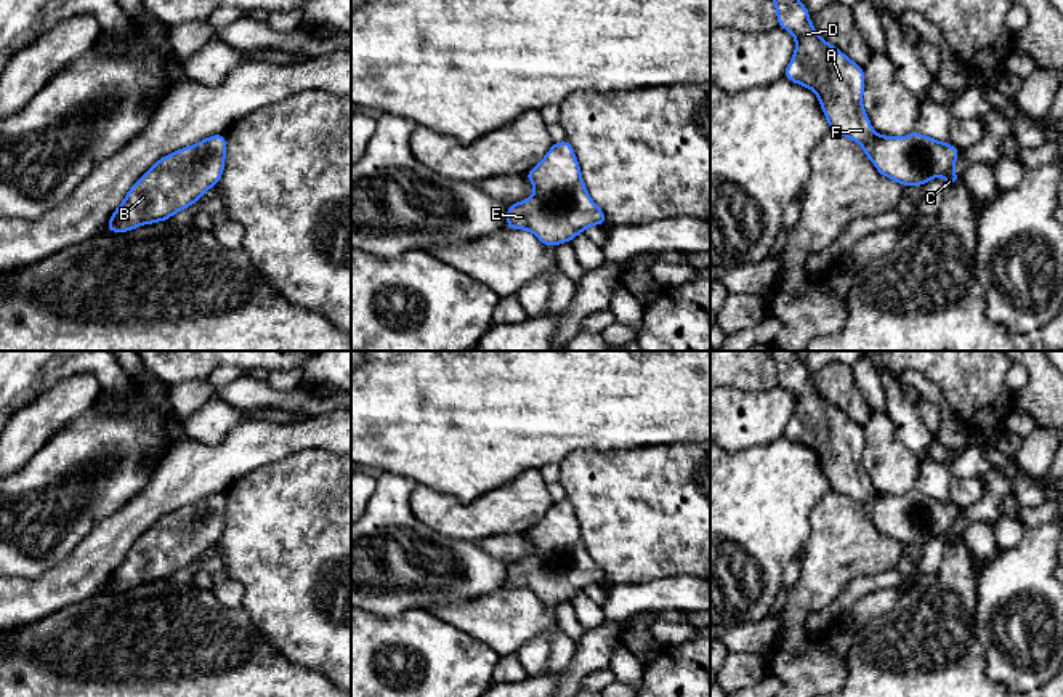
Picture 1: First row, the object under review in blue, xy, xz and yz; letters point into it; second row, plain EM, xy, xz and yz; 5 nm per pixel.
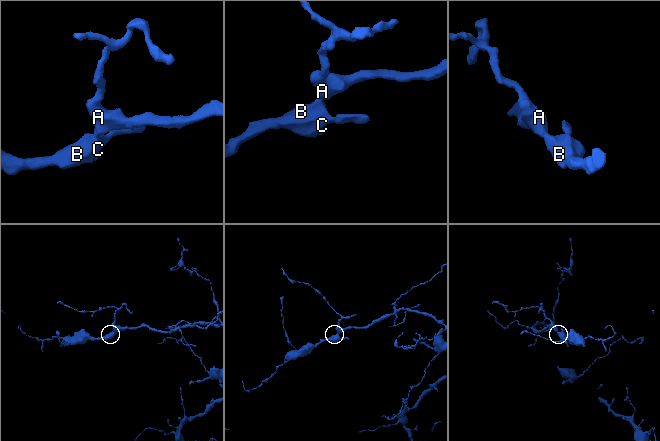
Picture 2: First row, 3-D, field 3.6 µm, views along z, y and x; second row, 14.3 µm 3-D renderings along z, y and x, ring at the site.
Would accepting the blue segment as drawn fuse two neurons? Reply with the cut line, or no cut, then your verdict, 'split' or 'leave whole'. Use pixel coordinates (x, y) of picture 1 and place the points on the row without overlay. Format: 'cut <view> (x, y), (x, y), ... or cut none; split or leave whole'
cut none; leave whole

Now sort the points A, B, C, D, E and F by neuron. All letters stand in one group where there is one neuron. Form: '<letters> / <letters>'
A B C D E F

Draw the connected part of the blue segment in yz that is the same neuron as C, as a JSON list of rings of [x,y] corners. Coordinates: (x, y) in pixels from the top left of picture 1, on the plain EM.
[[[768,351],[776,364],[778,385],[795,397],[795,412],[786,426],[784,436],[816,452],[831,490],[861,503],[866,516],[875,524],[879,534],[906,545],[924,545],[927,540],[944,535],[946,546],[962,535],[954,532],[959,508],[914,490],[901,497],[877,494],[863,466],[864,428],[827,402],[813,386],[806,365],[795,351]]]

